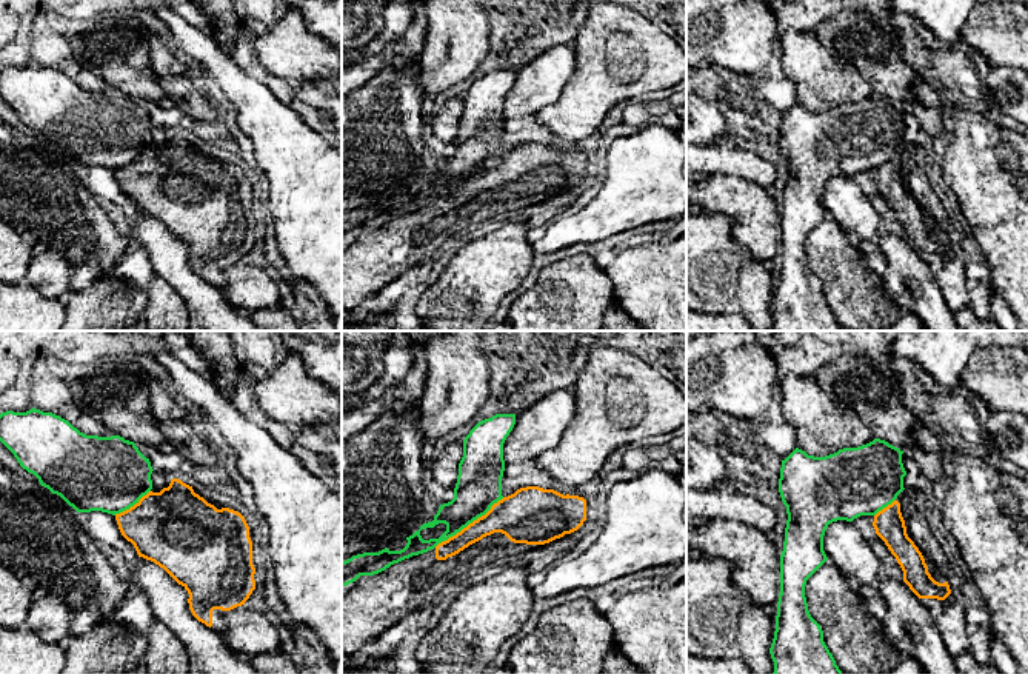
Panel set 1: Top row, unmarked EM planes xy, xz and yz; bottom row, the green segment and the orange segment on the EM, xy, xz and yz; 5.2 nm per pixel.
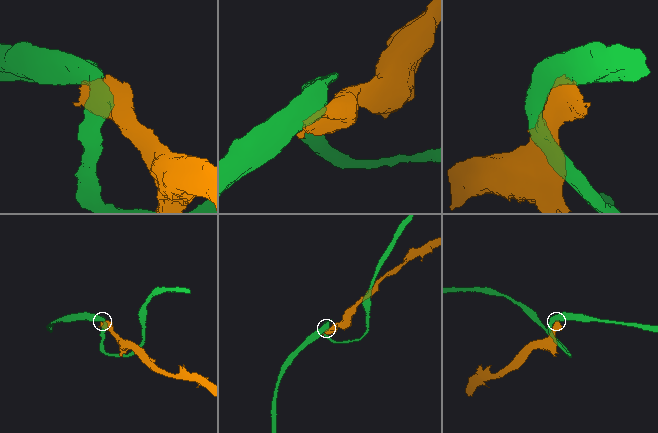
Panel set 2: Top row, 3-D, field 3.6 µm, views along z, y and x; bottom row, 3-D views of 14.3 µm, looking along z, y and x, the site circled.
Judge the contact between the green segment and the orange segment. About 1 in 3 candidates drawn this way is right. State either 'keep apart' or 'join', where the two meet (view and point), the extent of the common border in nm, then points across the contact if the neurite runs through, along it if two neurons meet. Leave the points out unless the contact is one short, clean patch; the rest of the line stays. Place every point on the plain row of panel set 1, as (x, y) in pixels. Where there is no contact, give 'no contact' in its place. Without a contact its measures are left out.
keep apart | xz (468, 179) | 440 nm | along xz (503, 153), (434, 202)

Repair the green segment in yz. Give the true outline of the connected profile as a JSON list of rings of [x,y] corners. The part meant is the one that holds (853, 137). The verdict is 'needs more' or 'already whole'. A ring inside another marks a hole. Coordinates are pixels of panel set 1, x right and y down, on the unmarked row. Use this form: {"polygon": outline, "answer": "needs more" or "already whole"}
{"polygon": [[[874,94],[825,112],[796,103],[782,115],[779,148],[788,175],[769,303],[773,331],[843,331],[823,297],[820,280],[808,266],[805,240],[828,215],[823,191],[829,179],[876,171],[905,145],[902,109]]], "answer": "already whole"}

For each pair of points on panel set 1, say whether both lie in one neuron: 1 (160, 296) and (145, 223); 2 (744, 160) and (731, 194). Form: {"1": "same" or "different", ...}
{"1": "different", "2": "different"}

